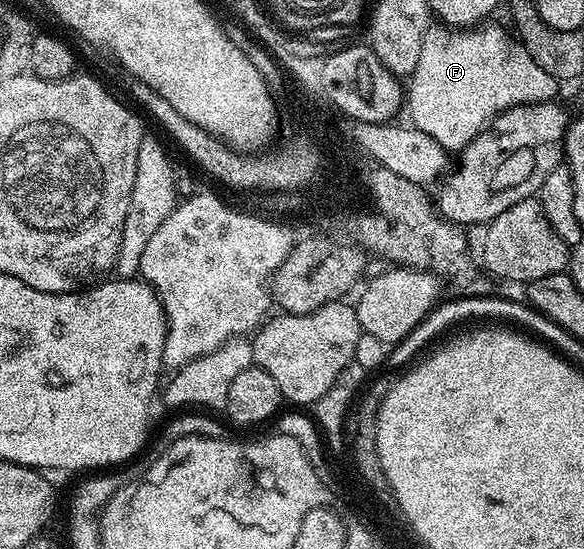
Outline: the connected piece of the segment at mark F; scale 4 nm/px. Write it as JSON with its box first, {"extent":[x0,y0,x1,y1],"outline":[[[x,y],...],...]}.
{"extent":[405,23,561,151],"outline":[[[483,23],[478,27],[464,28],[462,31],[456,31],[451,27],[428,28],[425,39],[421,43],[421,55],[417,59],[417,67],[412,71],[409,84],[406,86],[405,113],[411,116],[411,119],[409,119],[410,124],[415,126],[417,131],[423,131],[430,138],[435,139],[437,143],[441,144],[448,151],[461,151],[482,129],[486,129],[499,114],[507,109],[512,109],[515,105],[535,105],[538,101],[555,101],[557,97],[555,92],[561,89],[560,82],[556,81],[553,75],[549,75],[549,71],[541,71],[541,67],[537,67],[537,63],[533,63],[533,59],[527,54],[527,50],[523,48],[518,40],[512,39],[512,41],[507,41],[506,31],[499,25],[491,24]]]}

